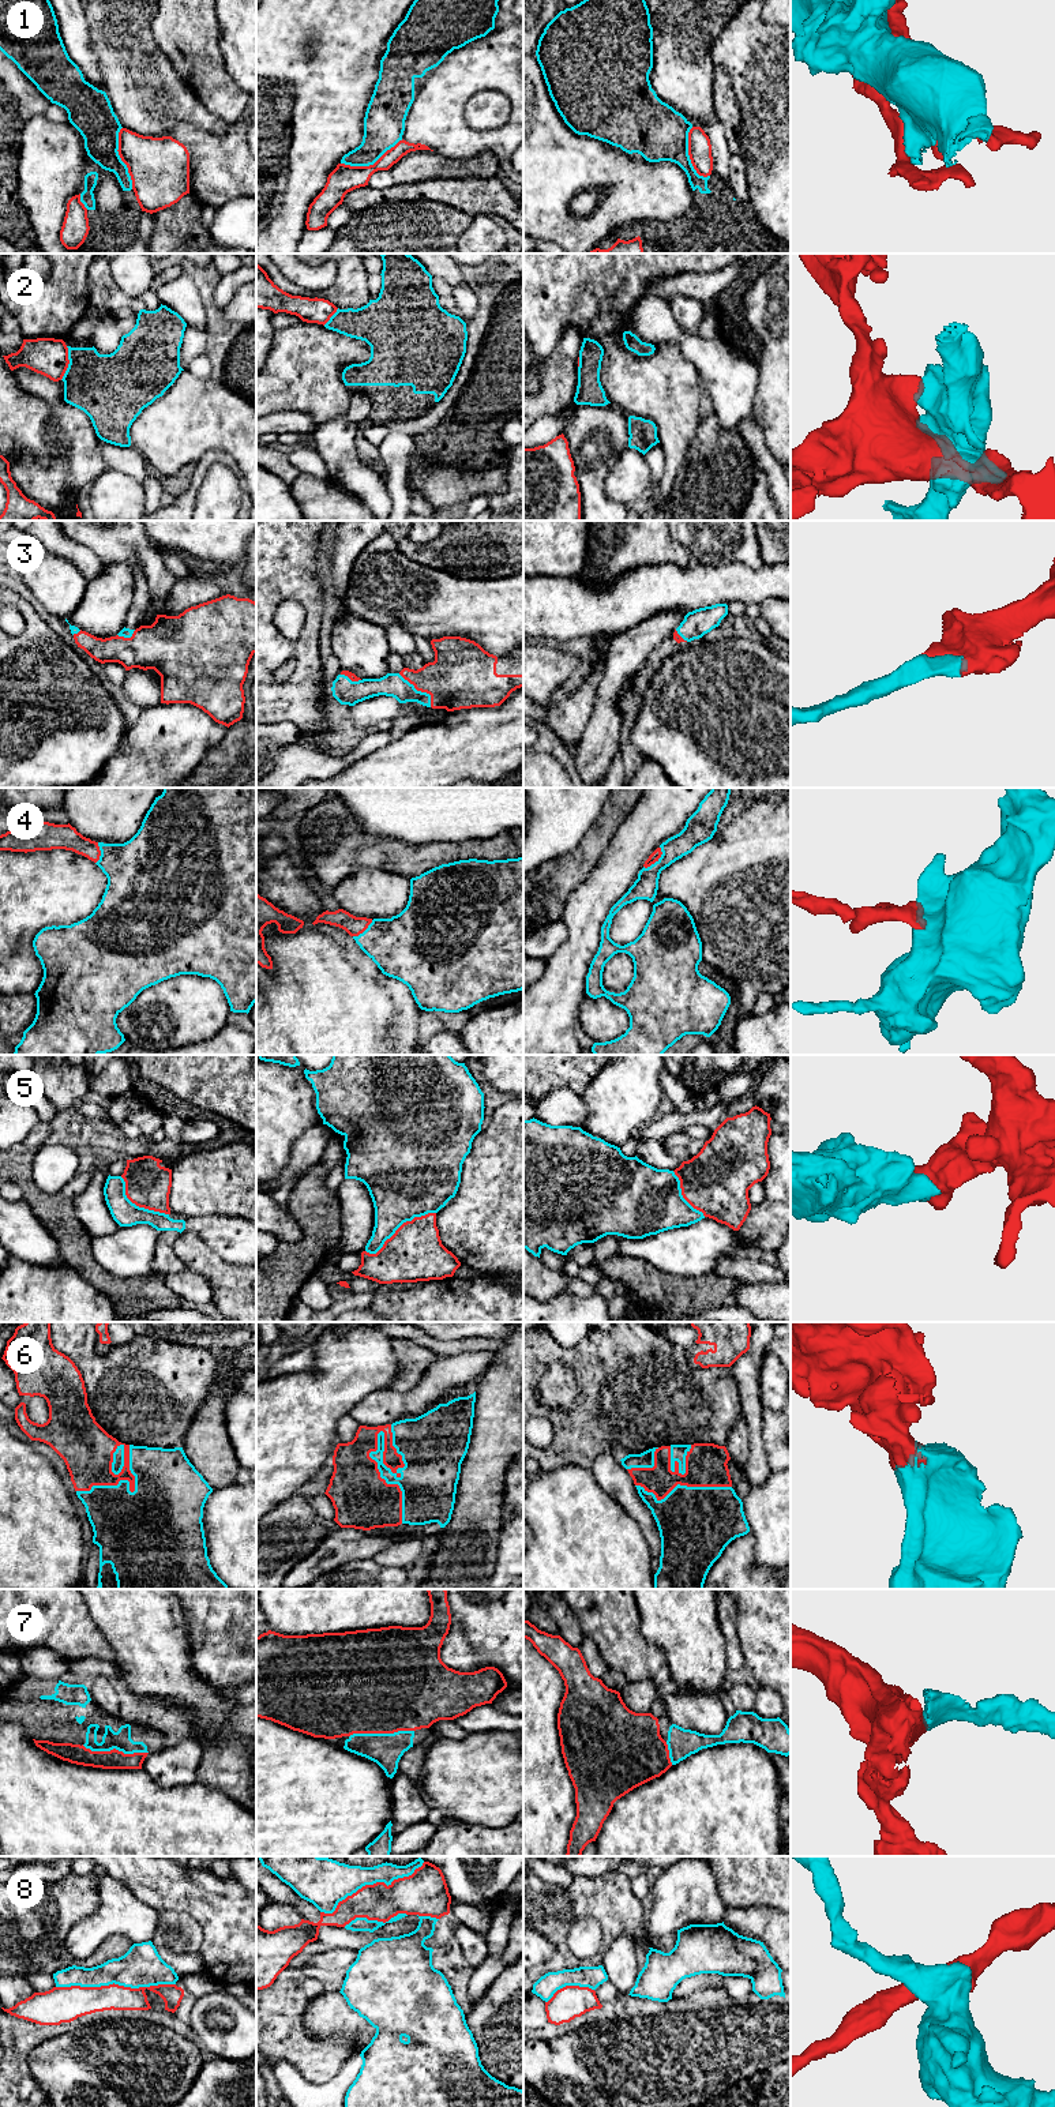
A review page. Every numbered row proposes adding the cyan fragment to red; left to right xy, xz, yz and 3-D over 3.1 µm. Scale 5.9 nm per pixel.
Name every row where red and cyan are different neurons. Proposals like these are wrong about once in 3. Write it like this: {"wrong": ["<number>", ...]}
{"wrong": ["1", "2", "8"]}

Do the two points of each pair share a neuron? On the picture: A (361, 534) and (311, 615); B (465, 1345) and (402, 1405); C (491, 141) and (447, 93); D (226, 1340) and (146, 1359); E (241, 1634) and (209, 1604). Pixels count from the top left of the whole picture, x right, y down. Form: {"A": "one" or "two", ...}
{"A": "two", "B": "two", "C": "one", "D": "two", "E": "one"}

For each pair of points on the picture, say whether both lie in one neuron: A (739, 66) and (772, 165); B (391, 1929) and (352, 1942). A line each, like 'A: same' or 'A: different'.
A: same
B: same

